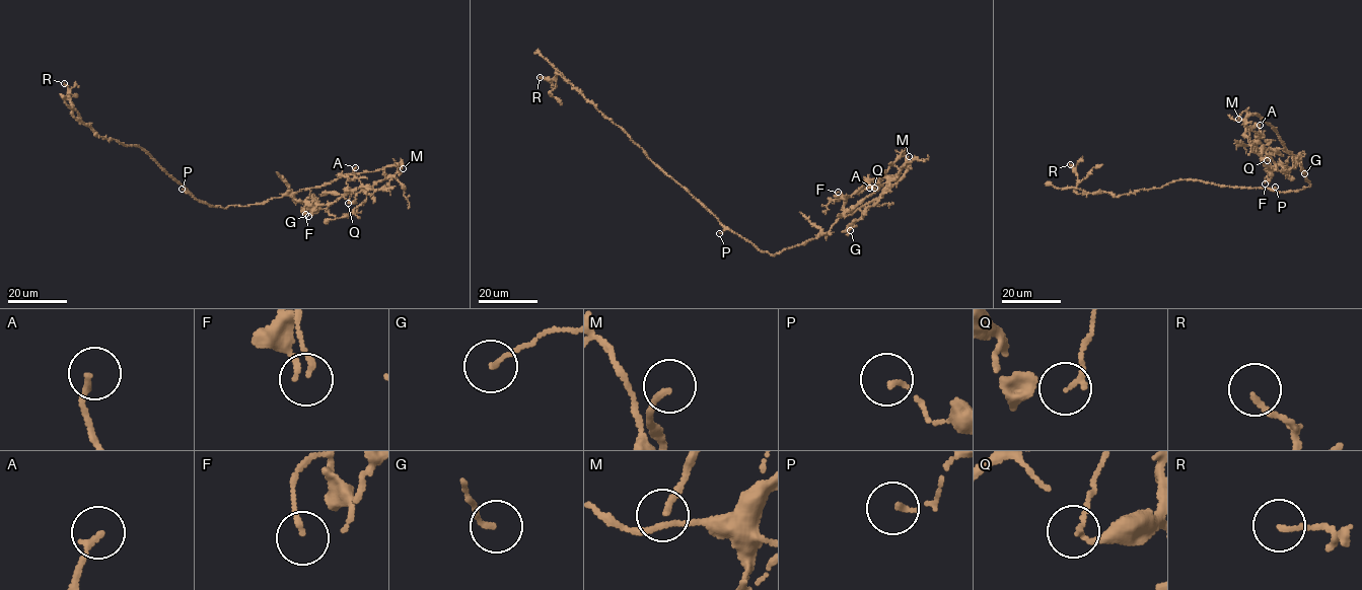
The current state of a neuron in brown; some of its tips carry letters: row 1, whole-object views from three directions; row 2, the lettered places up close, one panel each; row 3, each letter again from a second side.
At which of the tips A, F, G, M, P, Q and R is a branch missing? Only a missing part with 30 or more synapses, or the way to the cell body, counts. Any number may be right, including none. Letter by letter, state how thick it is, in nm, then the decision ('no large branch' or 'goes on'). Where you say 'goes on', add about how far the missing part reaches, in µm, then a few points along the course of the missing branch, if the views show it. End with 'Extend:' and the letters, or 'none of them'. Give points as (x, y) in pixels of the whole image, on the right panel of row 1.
A: calibre 160 nm; no large branch
F: calibre 130 nm; no large branch
G: calibre 130 nm; no large branch
M: calibre 90 nm; goes on; missing 40 µm; course (1238, 119), (1249, 126), (1248, 133), (1248, 130), (1259, 133), (1271, 142), (1288, 138), (1296, 142), (1289, 148)
P: calibre 120 nm; no large branch
Q: calibre 100 nm; no large branch
R: calibre 140 nm; no large branch
Extend: M

